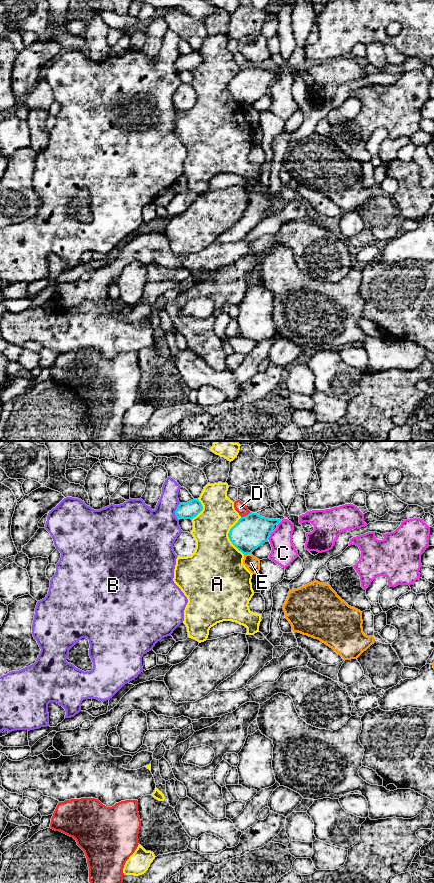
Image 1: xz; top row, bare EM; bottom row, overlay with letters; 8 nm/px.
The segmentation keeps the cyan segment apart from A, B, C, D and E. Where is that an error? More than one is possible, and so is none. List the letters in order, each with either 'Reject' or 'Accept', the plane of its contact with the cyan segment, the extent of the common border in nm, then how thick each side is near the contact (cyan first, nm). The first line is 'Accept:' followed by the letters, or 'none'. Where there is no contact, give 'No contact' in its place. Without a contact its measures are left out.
Accept: none
A: Reject. Touches cyan in xz. Shared border 300 nm. Thickness 280 nm (cyan) against 420 nm
B: Reject. Touches cyan in xz. Shared border 140 nm. Thickness 140 nm (cyan) against 380 nm
C: Reject. Touches cyan in xz. Shared border 80 nm. Thickness 280 nm (cyan) against 200 nm
D: Reject. Touches cyan in xz. Shared border 90 nm. Thickness 280 nm (cyan) against 90 nm
E: Reject. Touches cyan in xz. Shared border 60 nm. Thickness 280 nm (cyan) against 110 nm

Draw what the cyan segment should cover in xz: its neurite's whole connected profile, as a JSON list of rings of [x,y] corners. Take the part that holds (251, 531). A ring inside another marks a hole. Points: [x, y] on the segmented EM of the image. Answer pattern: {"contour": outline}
{"contour": [[[250,512],[241,517],[230,529],[228,537],[244,555],[251,554],[269,540],[274,526],[280,521],[280,519],[269,519]]]}

